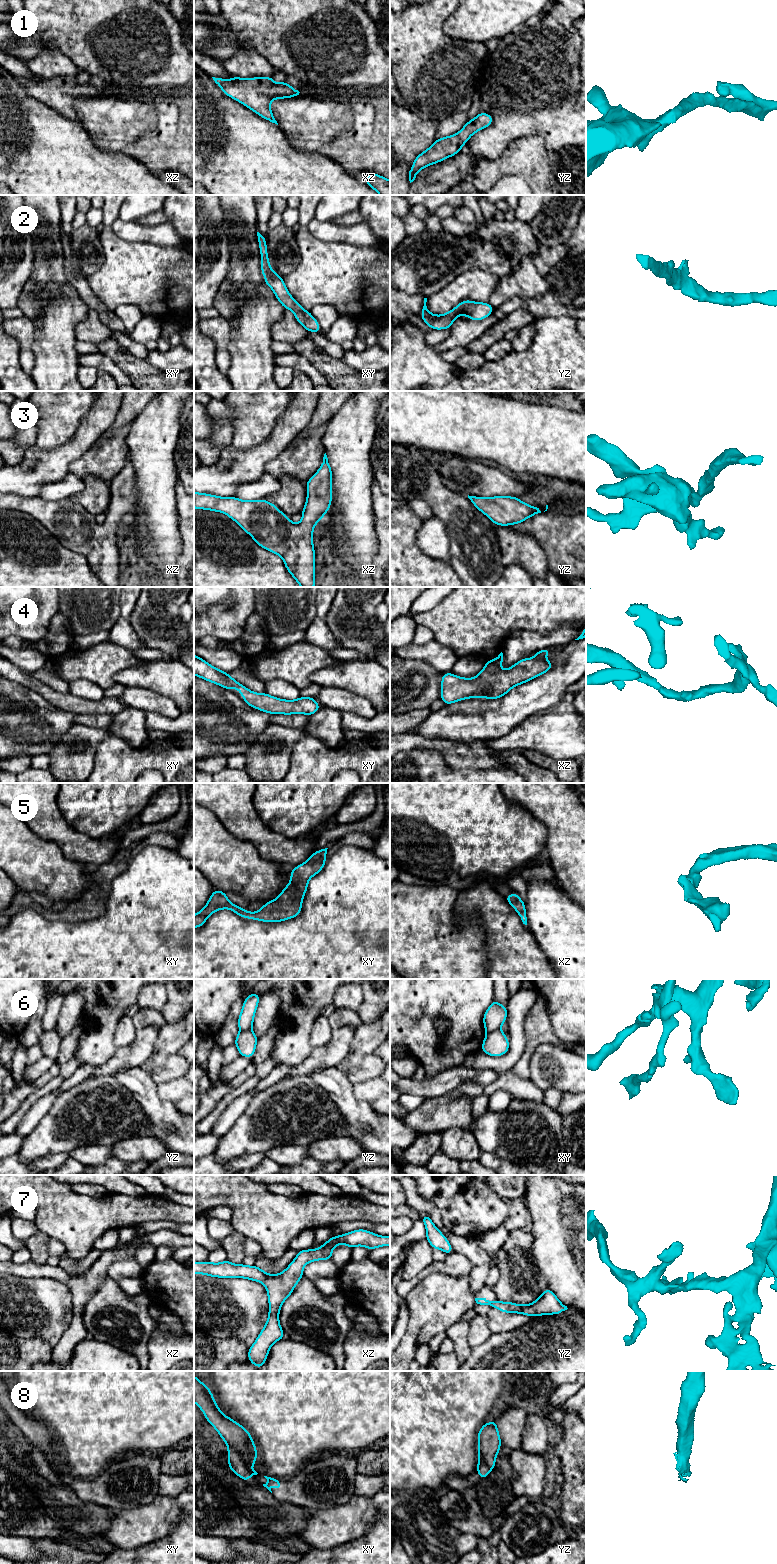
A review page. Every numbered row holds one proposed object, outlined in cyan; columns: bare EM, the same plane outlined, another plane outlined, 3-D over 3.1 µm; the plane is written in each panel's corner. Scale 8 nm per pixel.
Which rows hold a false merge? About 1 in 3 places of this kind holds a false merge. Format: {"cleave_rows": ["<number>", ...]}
{"cleave_rows": ["6", "7", "8"]}

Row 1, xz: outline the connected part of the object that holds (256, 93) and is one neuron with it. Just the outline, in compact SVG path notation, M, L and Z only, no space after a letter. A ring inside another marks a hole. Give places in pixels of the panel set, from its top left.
M232 76L229 81L222 78L212 78L225 95L277 125L278 123L271 111L270 102L274 99L293 98L300 93L291 87L287 81L275 83L272 76L255 78Z

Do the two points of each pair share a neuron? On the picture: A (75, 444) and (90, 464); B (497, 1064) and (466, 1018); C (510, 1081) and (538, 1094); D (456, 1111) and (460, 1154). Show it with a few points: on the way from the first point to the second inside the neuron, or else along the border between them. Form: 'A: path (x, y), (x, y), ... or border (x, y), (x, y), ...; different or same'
A: border (99, 437), (70, 464), (68, 471); different
B: border (480, 1050), (470, 1053), (461, 1064); different
C: path (517, 1087), (531, 1092); same
D: border (469, 1129), (449, 1127), (441, 1132); different

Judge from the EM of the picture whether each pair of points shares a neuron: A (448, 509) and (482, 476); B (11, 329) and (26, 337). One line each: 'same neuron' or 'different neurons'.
A: different neurons
B: same neuron

